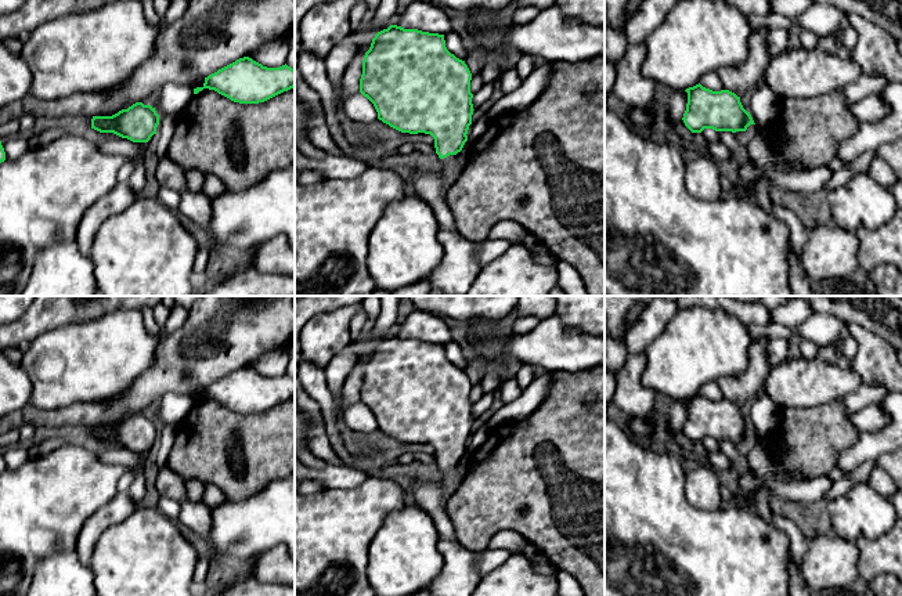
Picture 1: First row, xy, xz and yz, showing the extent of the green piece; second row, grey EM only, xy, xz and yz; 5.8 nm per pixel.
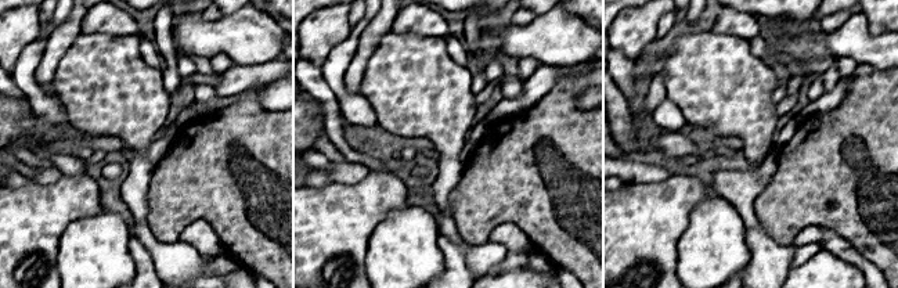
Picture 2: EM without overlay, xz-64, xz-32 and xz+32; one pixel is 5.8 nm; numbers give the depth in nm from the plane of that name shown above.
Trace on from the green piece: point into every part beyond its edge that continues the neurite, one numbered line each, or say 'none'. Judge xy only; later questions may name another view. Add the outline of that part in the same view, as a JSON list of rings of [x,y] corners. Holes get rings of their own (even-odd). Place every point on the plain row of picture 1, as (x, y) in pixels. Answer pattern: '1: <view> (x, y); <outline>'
none

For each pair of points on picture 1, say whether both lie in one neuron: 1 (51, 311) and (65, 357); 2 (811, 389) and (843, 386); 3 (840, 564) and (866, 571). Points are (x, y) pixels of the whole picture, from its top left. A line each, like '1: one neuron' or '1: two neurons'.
1: two neurons
2: one neuron
3: two neurons

